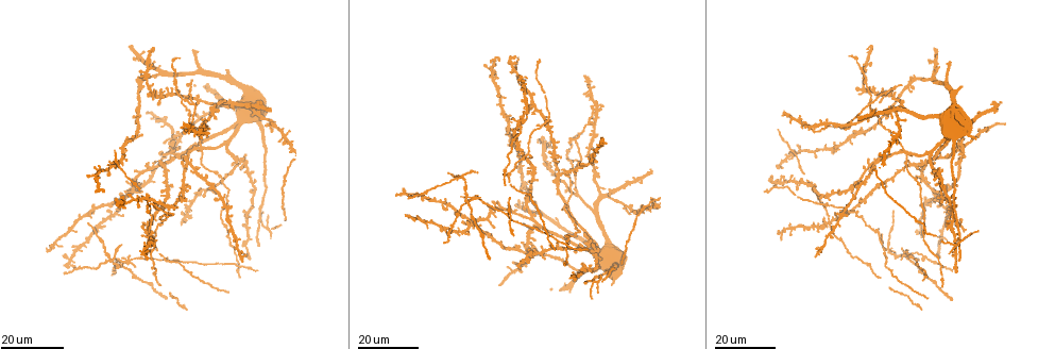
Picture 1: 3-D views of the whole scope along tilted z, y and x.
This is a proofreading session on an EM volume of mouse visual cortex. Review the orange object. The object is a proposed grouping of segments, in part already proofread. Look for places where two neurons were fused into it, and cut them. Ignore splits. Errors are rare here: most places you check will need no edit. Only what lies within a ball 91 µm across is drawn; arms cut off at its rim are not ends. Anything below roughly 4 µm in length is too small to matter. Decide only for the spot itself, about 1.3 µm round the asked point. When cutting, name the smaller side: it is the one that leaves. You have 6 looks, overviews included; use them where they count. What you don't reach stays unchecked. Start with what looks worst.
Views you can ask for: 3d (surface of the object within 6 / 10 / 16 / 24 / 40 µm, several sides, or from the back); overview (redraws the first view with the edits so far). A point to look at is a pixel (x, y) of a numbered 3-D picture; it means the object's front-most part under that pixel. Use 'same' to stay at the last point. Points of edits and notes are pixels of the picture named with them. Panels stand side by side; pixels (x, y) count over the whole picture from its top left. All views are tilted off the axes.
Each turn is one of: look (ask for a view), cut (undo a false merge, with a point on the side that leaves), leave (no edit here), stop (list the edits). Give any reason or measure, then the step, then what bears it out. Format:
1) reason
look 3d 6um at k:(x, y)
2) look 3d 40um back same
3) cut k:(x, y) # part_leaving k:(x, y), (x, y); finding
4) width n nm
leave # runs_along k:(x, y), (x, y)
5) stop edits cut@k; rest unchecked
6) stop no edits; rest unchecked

three-way junction
look 3d 16um at 1:(184, 97)

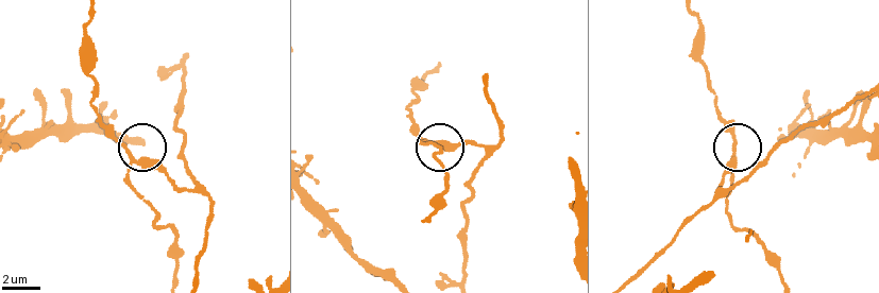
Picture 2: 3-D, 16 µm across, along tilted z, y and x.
look 3d 10um at 2:(133, 159)

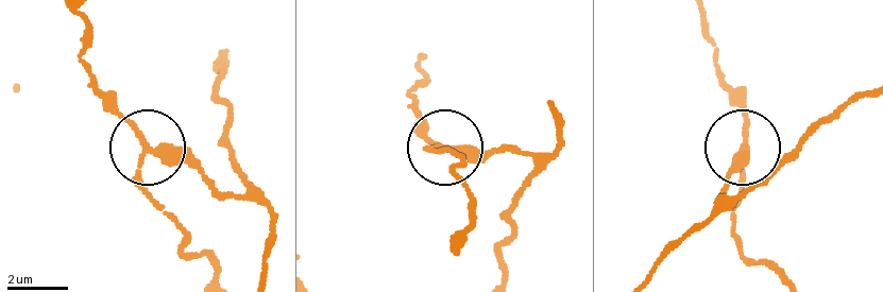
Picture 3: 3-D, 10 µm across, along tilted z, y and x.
width 250 nm
cut 3:(193, 155) # part_leaving 3:(151, 146), (259, 202), (270, 222), (259, 278); a second neuron is stuck on

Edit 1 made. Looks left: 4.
see it whole again
look overview

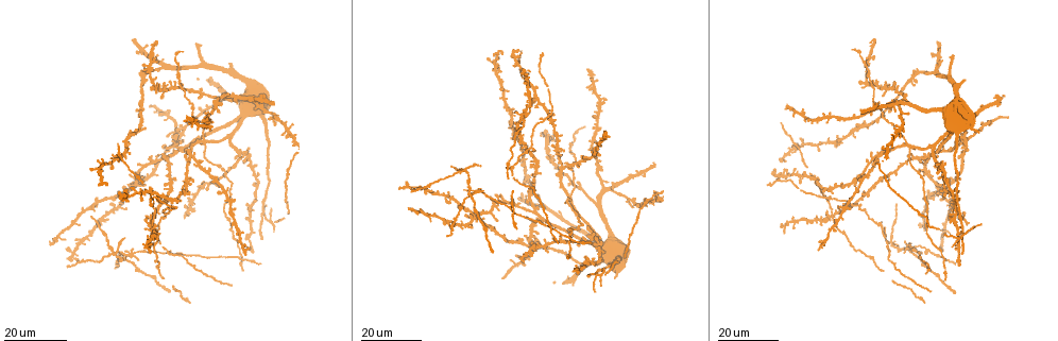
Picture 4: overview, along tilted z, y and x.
branch point
look 3d 24um at 4:(532, 102)

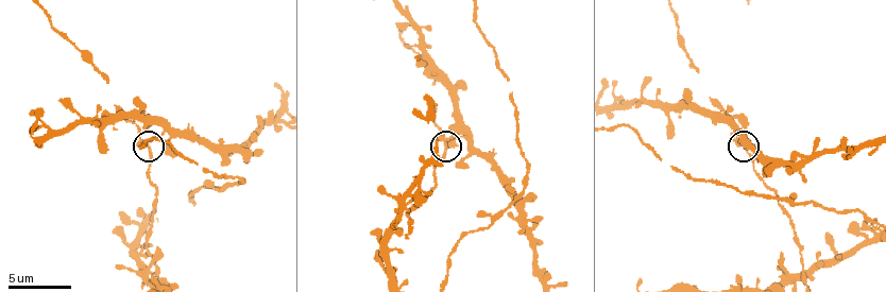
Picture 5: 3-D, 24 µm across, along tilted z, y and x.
closer look
look 3d 10um at 5:(443, 140)

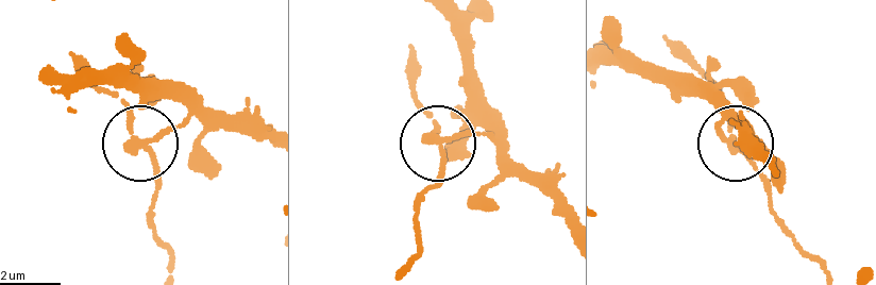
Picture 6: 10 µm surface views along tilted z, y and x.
leave # runs_along 6:(569, 225), (490, 143), (473, 135), (441, 141), (414, 93); continuous, no second neuron

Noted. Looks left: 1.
stop edits cut@3; rest unchecked

